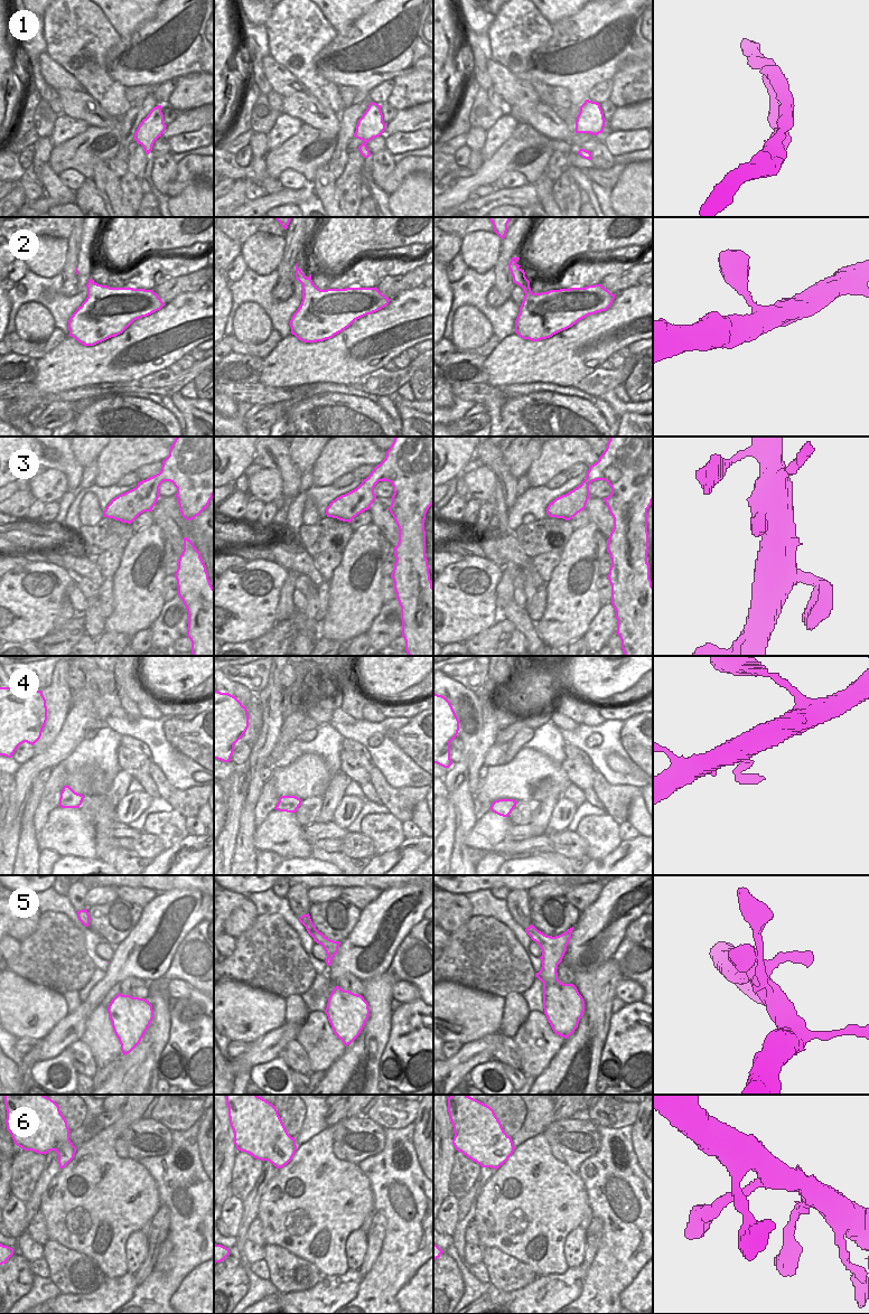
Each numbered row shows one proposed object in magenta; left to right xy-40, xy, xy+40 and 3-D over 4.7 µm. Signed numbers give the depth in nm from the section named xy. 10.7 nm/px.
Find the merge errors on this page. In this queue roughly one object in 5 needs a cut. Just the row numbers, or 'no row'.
no row

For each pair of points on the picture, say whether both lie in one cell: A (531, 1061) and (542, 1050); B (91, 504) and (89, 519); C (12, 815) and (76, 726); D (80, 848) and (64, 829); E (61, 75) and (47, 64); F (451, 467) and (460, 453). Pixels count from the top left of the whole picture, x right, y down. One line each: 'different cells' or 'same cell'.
A: same cell
B: same cell
C: same cell
D: same cell
E: same cell
F: same cell

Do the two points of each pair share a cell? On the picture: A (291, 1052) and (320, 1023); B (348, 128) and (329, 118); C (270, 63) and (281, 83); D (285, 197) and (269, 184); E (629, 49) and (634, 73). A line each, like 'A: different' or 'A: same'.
A: different
B: different
C: same
D: different
E: different

